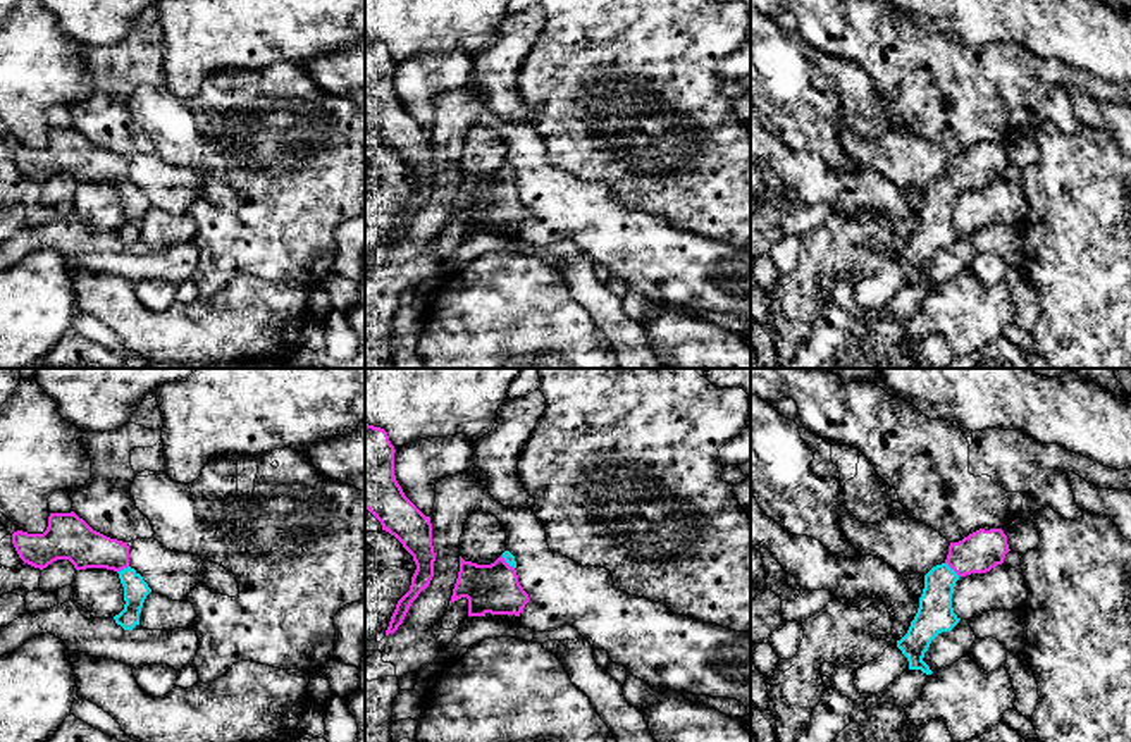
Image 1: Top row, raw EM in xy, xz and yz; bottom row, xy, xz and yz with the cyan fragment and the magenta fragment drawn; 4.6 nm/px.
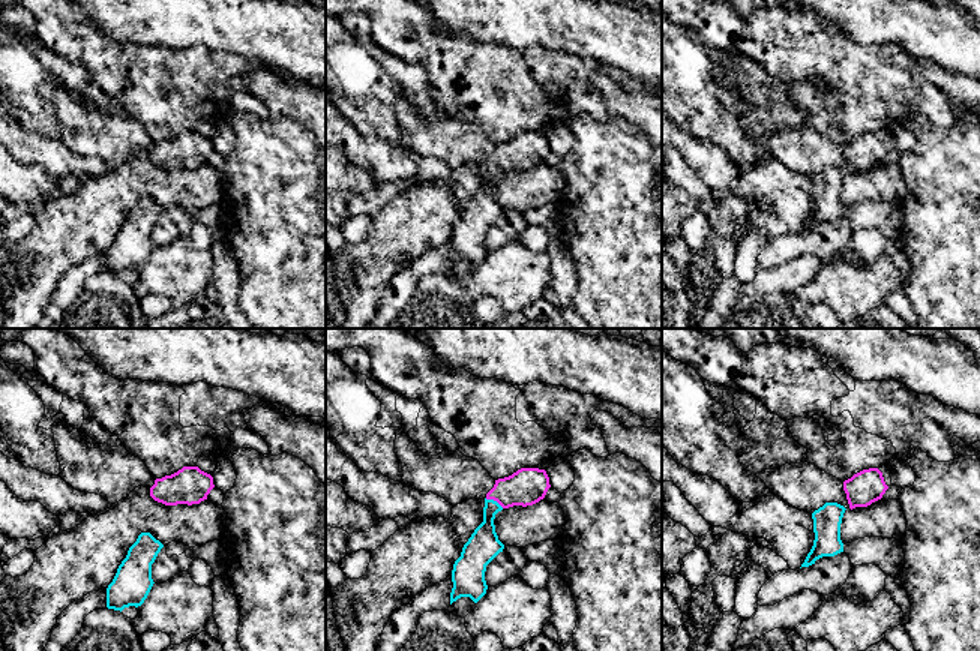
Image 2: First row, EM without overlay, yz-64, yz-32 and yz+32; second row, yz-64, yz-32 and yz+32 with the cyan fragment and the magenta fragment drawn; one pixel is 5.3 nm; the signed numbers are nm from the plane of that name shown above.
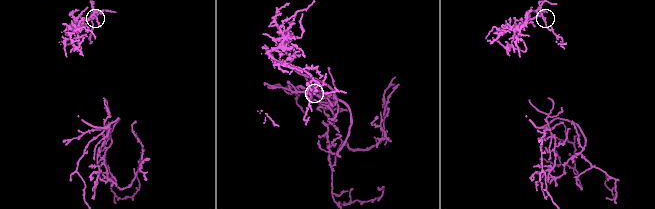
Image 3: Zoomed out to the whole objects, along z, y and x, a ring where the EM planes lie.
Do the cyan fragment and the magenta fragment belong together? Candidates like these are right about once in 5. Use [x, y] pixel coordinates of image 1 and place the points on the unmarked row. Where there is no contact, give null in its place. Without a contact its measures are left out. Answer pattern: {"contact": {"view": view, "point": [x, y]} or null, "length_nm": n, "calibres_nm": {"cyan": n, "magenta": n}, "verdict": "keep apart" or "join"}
{"contact": {"view": "yz", "point": [951, 183]}, "length_nm": 100, "calibres_nm": {"cyan": 170, "magenta": 190}, "verdict": "join"}

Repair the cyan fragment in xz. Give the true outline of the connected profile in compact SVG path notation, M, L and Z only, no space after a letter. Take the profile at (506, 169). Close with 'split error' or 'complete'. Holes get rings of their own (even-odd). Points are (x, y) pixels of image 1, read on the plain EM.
M504 165L491 179L477 179L460 170L460 186L451 217L467 212L468 231L515 229L520 231L528 217L528 208L518 196L516 176Z | split error

